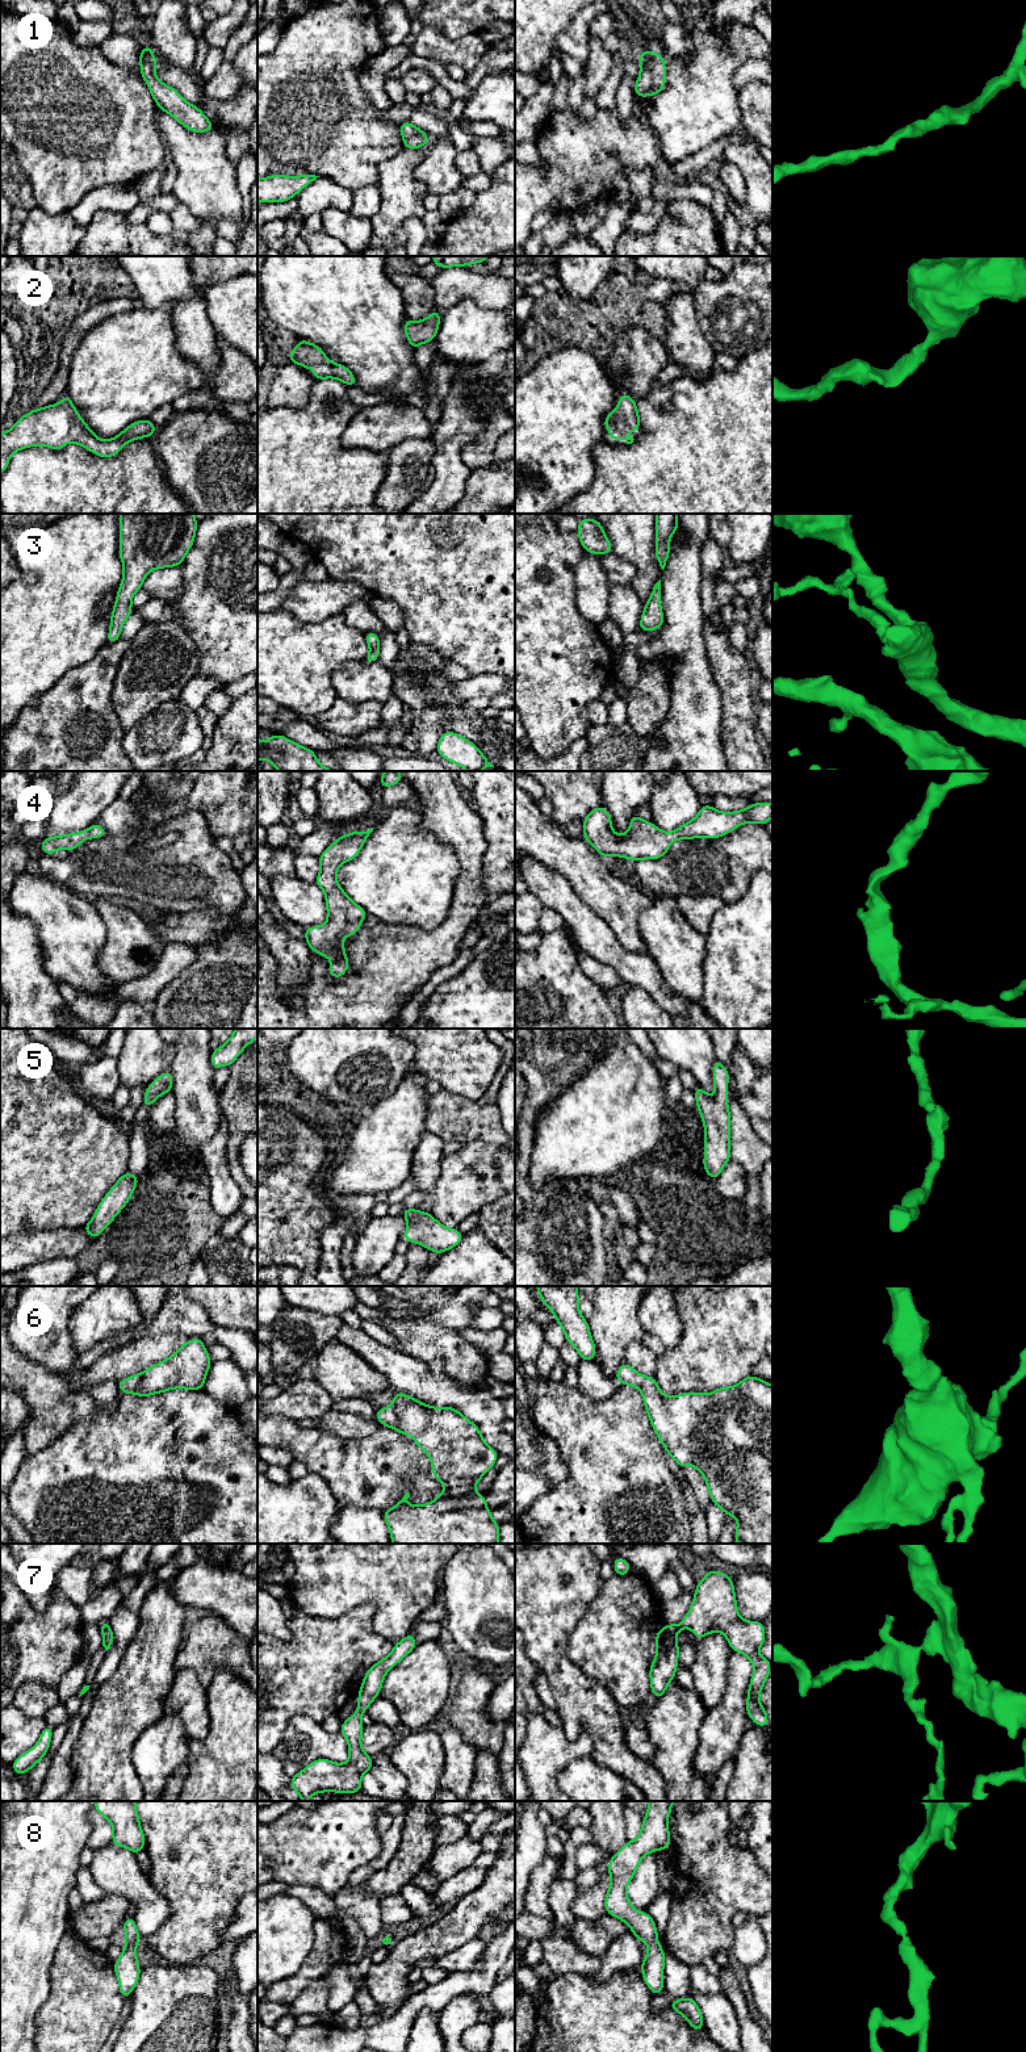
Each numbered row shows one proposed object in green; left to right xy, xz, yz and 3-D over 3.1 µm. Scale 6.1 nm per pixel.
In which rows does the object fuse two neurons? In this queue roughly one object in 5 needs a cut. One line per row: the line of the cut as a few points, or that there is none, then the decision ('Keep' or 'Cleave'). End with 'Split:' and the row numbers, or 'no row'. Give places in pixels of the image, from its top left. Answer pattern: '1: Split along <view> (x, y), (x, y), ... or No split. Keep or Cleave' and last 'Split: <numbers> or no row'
1: No split. Keep
2: No split. Keep
3: Split along yz (661, 611), (662, 623). Cleave
4: No split. Keep
5: No split. Keep
6: No split. Keep
7: No split. Keep
8: No split. Keep
Split: 3

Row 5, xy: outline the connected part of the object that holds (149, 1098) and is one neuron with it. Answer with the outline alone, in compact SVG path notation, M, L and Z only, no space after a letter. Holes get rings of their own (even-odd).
M166 1071L163 1075L156 1077L150 1085L147 1085L147 1090L143 1097L143 1105L150 1109L151 1105L155 1102L155 1100L164 1094L164 1093L172 1093L172 1073L171 1071Z

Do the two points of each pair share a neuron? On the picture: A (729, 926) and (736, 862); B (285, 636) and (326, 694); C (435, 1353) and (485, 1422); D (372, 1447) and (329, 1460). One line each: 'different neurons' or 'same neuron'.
A: different neurons
B: same neuron
C: different neurons
D: same neuron

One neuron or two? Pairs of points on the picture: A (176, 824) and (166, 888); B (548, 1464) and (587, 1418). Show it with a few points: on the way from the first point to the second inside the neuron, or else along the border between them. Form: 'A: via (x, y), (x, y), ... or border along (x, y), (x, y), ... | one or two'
A: via (183, 840), (181, 872) | one
B: border along (560, 1453), (568, 1469), (568, 1475), (558, 1485) | two

